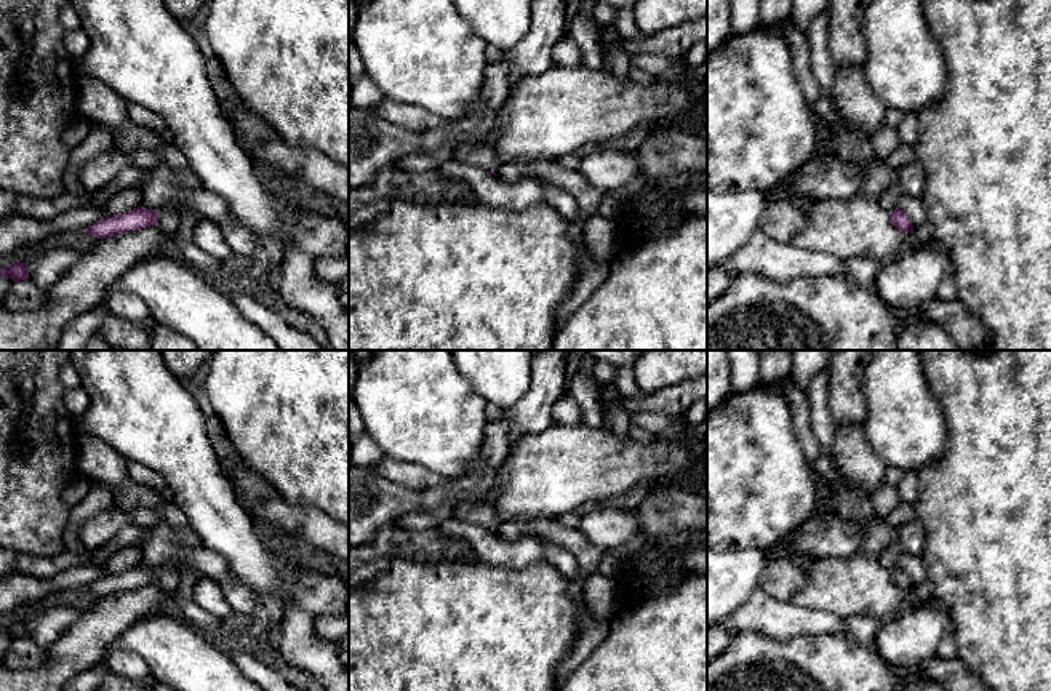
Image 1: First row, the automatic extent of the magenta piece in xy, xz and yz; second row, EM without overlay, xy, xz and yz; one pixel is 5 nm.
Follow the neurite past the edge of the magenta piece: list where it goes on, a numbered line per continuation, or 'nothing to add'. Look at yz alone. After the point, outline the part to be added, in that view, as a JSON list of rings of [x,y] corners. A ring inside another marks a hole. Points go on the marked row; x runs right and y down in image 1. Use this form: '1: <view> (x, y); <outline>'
nothing to add

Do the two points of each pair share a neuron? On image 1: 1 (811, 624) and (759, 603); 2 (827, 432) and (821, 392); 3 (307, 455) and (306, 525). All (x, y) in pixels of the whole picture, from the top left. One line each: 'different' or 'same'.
1: same
2: same
3: different

